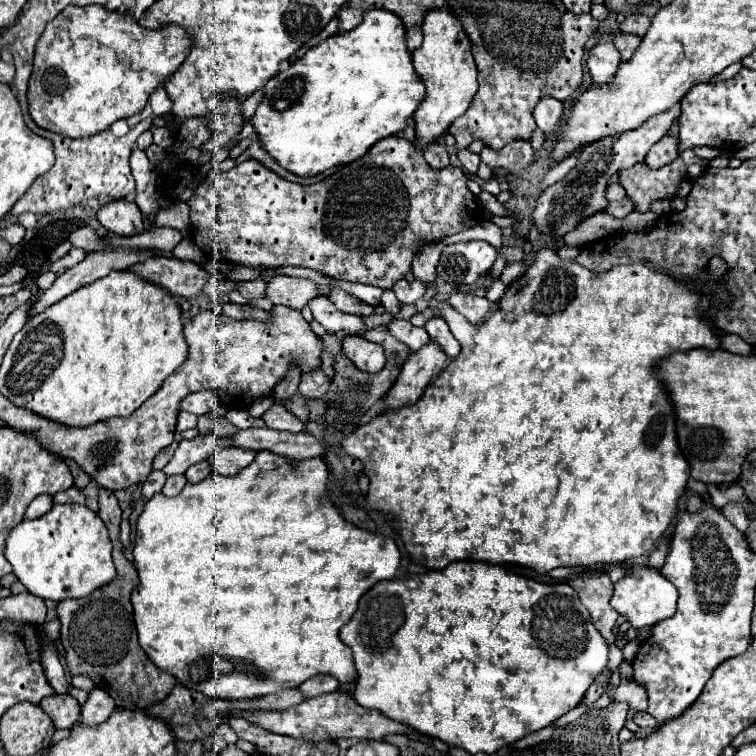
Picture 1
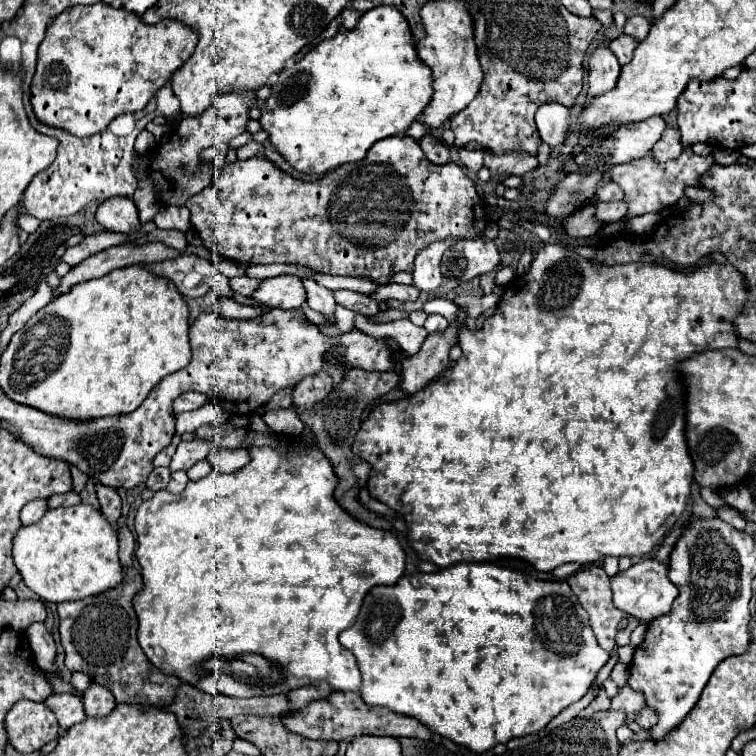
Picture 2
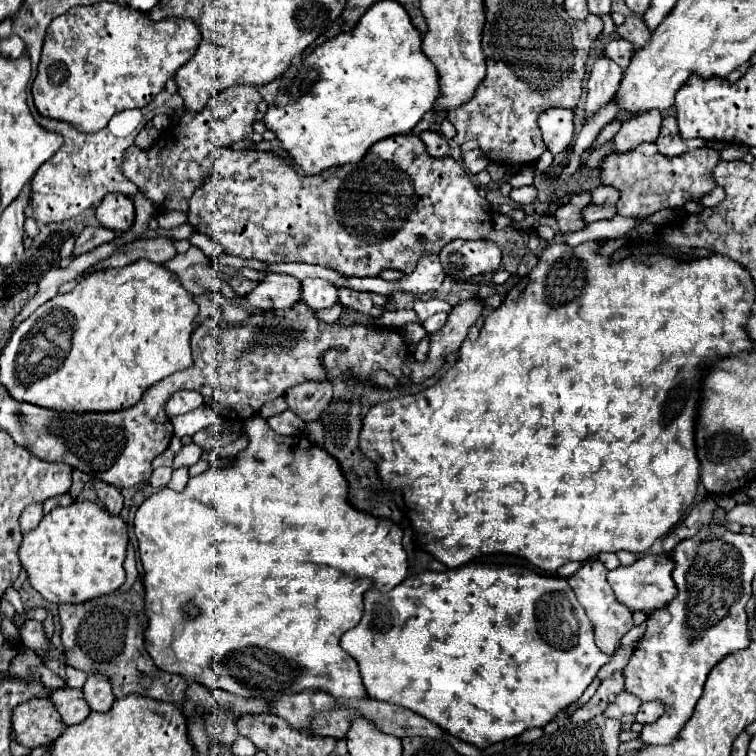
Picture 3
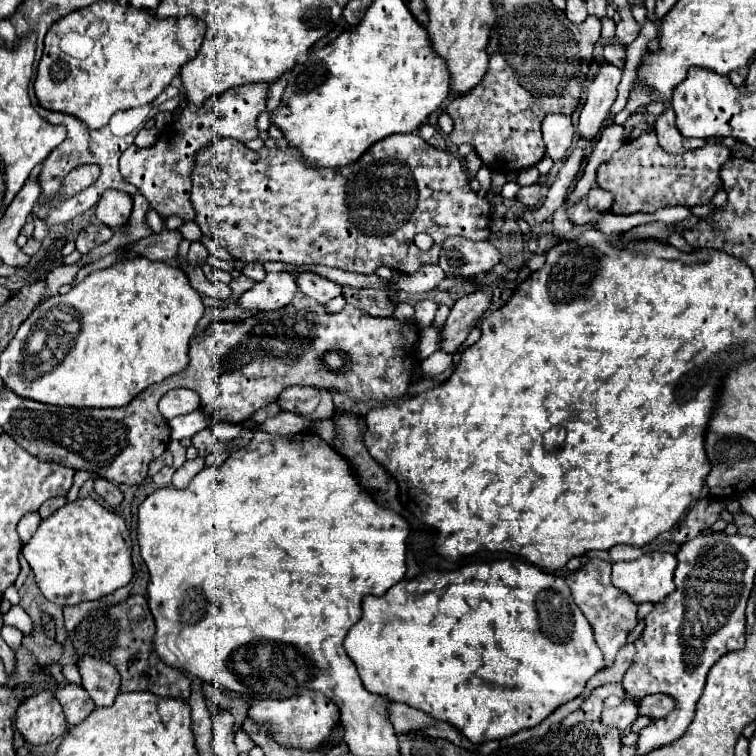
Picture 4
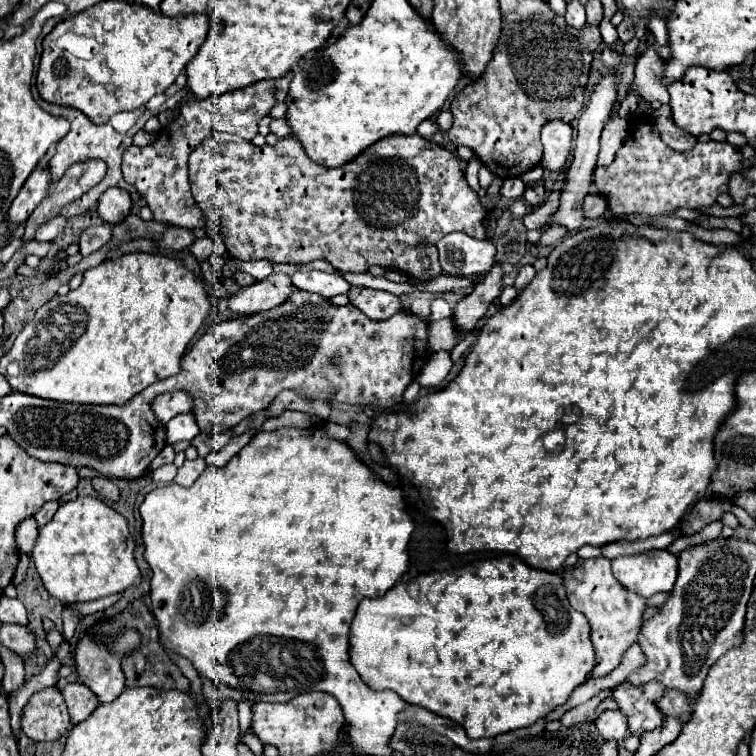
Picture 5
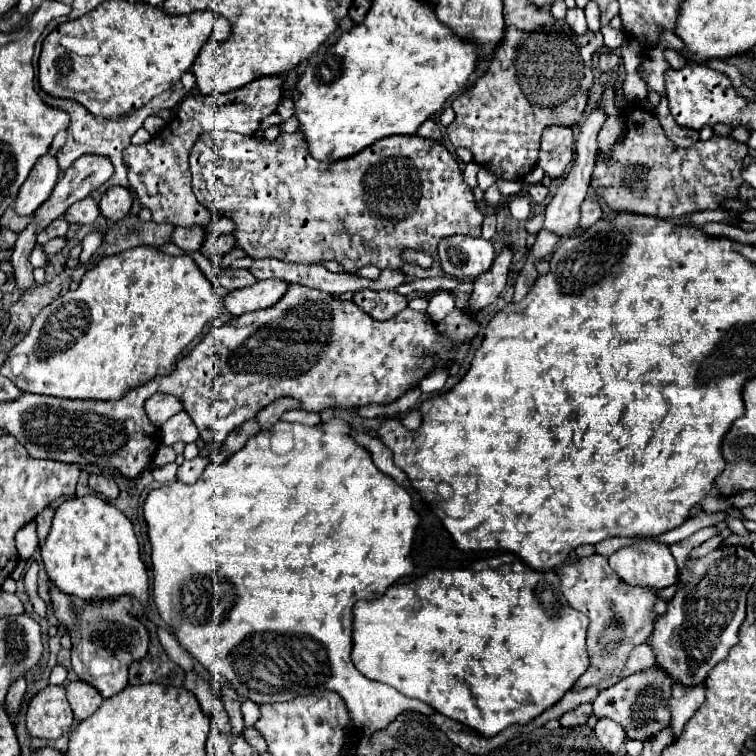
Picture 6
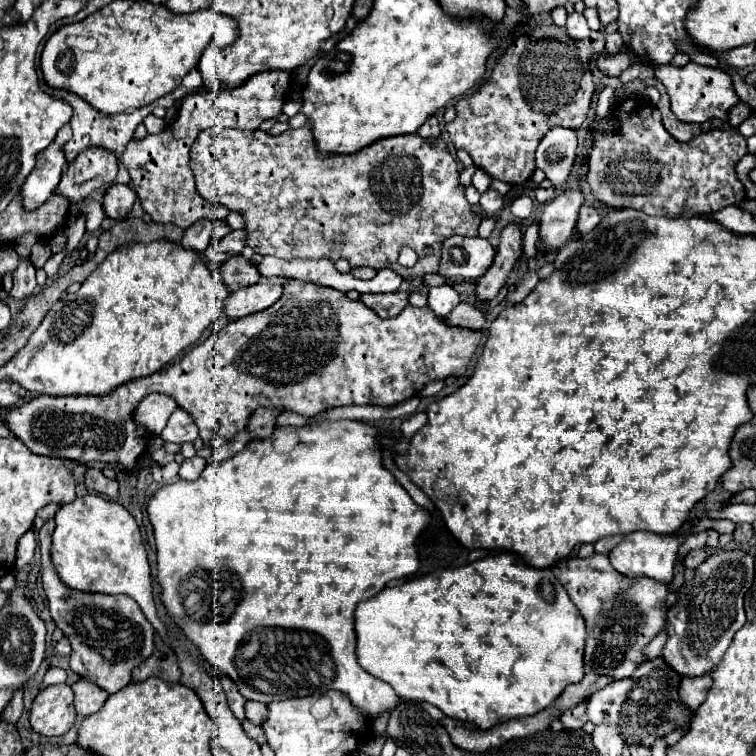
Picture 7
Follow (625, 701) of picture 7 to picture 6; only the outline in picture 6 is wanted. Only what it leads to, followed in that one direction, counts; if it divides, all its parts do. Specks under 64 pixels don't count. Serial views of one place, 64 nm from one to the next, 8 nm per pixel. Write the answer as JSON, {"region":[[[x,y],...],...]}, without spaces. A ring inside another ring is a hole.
{"region":[[[652,666],[648,670],[632,674],[624,680],[620,680],[618,684],[614,684],[612,688],[600,692],[598,698],[592,702],[594,716],[598,716],[598,718],[608,716],[608,718],[616,720],[626,730],[628,738],[644,742],[650,736],[654,736],[656,732],[660,732],[662,728],[670,726],[670,712],[666,708],[666,700],[670,696],[672,686],[674,686],[672,678],[668,674],[664,674],[660,668]]]}

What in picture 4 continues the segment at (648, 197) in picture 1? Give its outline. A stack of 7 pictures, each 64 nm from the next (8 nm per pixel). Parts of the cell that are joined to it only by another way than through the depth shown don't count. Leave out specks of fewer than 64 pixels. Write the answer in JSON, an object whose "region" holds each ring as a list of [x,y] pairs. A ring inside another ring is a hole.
{"region":[[[644,134],[628,144],[622,144],[608,162],[598,168],[598,186],[614,194],[612,214],[654,212],[668,206],[710,204],[712,196],[722,188],[718,170],[730,160],[730,150],[720,144],[706,144],[682,156],[668,154],[660,148],[656,134]]]}

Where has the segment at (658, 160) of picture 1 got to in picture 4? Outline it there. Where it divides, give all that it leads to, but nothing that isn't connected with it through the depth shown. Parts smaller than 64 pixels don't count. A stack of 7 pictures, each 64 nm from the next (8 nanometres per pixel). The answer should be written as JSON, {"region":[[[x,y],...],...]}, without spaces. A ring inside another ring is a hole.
{"region":[[[666,110],[658,116],[656,120],[656,136],[660,146],[670,152],[670,154],[684,154],[686,146],[684,146],[684,136],[678,132],[676,128],[676,116],[672,110]]]}

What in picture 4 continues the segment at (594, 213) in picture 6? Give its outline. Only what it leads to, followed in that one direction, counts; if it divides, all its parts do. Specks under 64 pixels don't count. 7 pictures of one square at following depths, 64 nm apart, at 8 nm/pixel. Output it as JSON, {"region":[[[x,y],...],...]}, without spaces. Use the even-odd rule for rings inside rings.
{"region":[[[592,188],[590,190],[590,194],[588,194],[588,206],[592,208],[592,210],[596,210],[596,212],[608,212],[610,208],[612,208],[612,200],[614,200],[614,196],[612,196],[612,192],[608,192],[608,190],[602,190],[602,188]]]}

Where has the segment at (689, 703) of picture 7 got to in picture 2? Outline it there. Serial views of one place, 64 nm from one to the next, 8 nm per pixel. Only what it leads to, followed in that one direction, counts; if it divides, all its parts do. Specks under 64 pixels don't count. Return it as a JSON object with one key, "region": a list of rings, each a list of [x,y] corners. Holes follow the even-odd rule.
{"region":[[[642,708],[638,714],[636,714],[636,722],[644,728],[644,730],[648,730],[648,728],[652,728],[652,724],[656,724],[656,712],[652,710],[652,708]]]}

